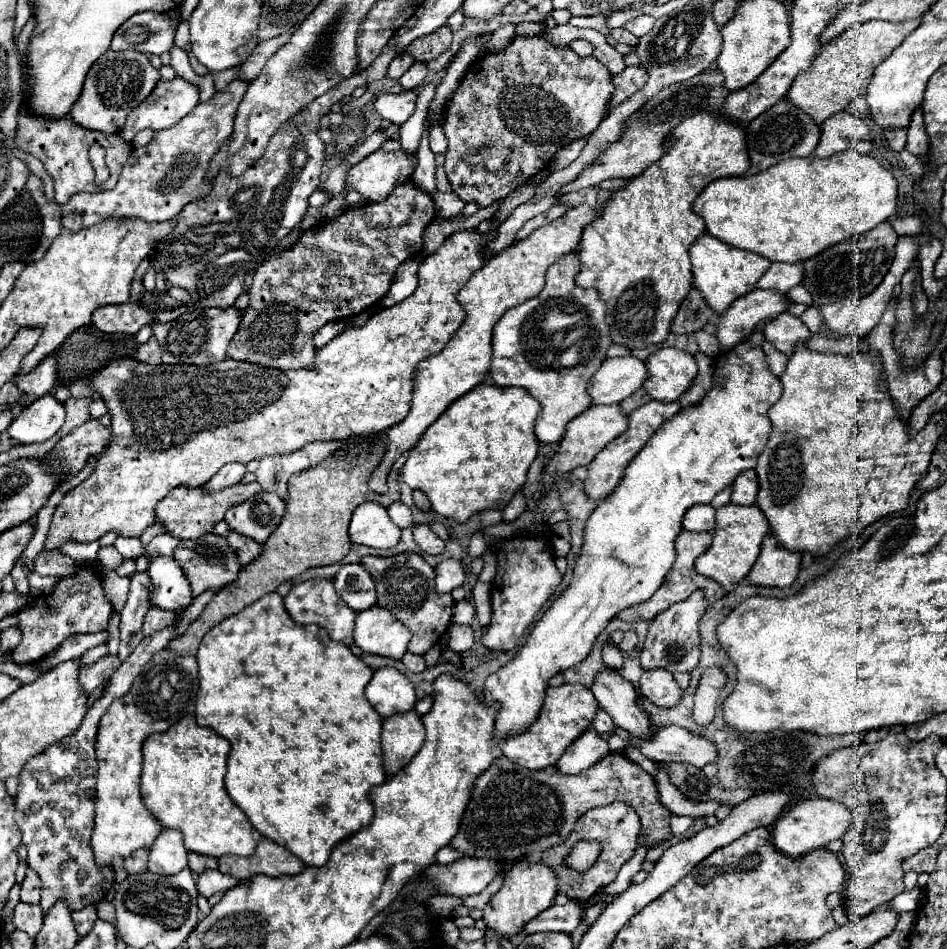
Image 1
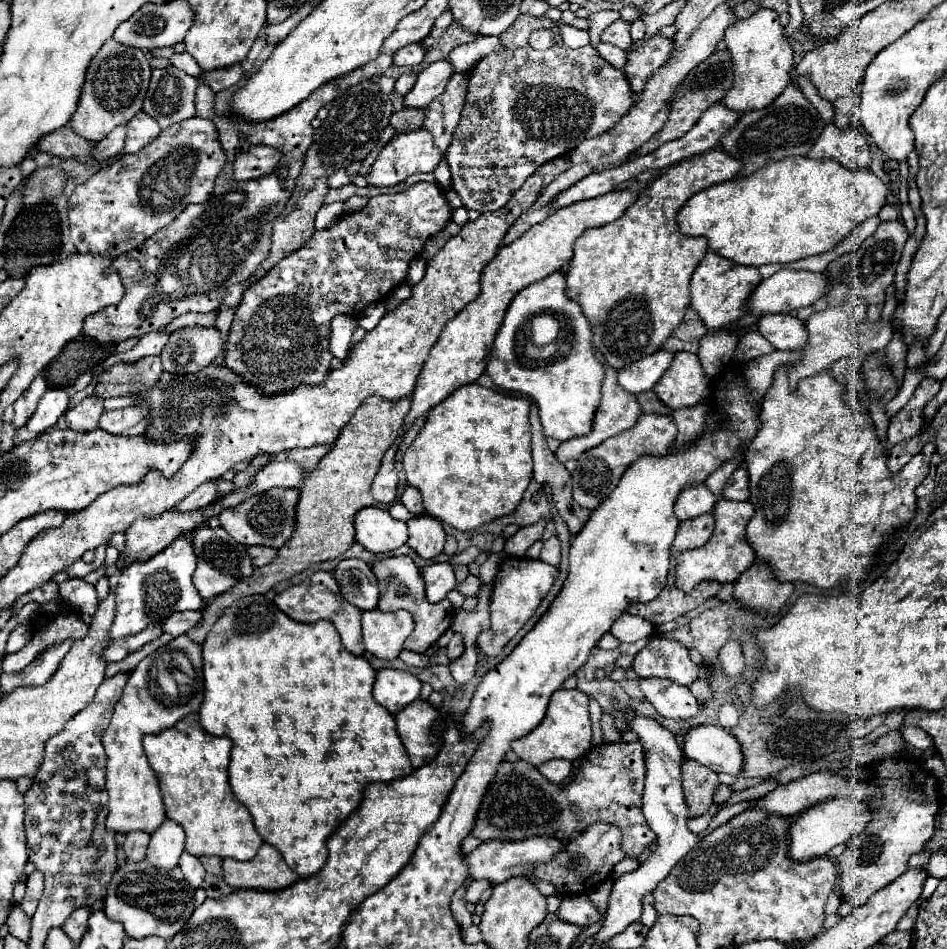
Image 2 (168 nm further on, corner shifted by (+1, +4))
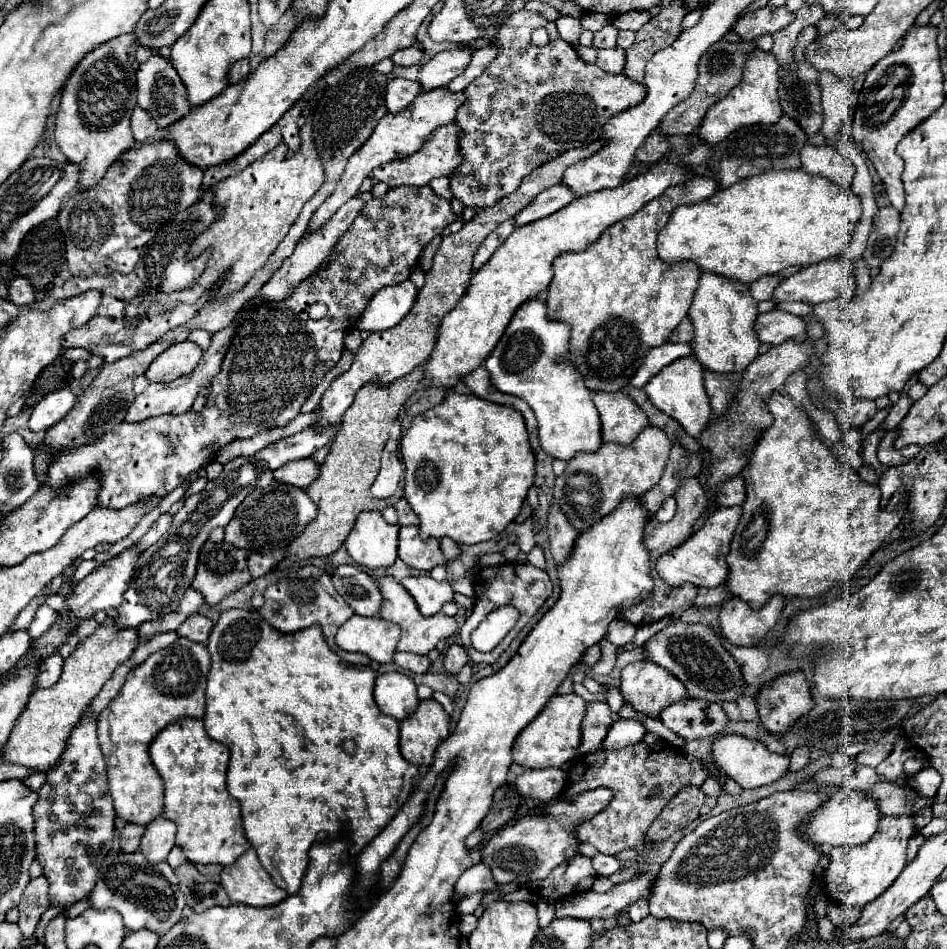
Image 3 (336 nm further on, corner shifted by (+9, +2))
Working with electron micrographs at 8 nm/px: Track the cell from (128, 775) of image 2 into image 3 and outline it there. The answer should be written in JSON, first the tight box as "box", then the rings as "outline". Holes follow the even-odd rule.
{"box":[98,638,210,826],"outline":[[[178,638],[172,648],[158,650],[146,662],[136,666],[128,674],[118,696],[100,712],[100,716],[98,716],[98,740],[100,740],[100,750],[104,754],[104,760],[106,760],[108,790],[110,790],[110,796],[114,800],[116,818],[122,818],[128,824],[146,826],[162,814],[164,784],[162,784],[162,778],[156,772],[156,768],[148,756],[148,744],[156,738],[156,734],[160,730],[174,724],[174,720],[178,722],[186,716],[190,716],[190,718],[202,718],[204,716],[204,690],[206,690],[208,668],[210,668],[210,654],[206,652],[206,646],[192,642],[188,638]]]}

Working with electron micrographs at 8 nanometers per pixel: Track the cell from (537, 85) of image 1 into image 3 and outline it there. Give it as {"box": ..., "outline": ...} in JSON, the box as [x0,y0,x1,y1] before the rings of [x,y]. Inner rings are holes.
{"box":[450,12,644,210],"outline":[[[516,12],[498,30],[498,34],[490,38],[488,46],[496,48],[498,56],[464,90],[466,102],[458,108],[456,114],[456,124],[460,126],[460,154],[464,160],[450,176],[450,190],[466,208],[478,210],[494,206],[500,198],[514,192],[520,186],[522,178],[534,168],[542,166],[562,152],[594,142],[606,120],[644,100],[642,84],[630,80],[624,74],[608,74],[596,64],[584,62],[576,54],[576,50],[560,38],[554,22],[544,20],[538,12]],[[538,26],[546,28],[550,34],[550,42],[542,48],[530,44],[530,32]]]}

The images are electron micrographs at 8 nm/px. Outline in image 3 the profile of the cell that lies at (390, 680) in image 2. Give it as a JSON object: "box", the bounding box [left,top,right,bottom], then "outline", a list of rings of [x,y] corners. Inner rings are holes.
{"box":[374,672,418,720],"outline":[[[402,672],[380,674],[374,686],[374,700],[382,714],[392,716],[396,720],[404,720],[418,706],[416,684],[410,676]]]}

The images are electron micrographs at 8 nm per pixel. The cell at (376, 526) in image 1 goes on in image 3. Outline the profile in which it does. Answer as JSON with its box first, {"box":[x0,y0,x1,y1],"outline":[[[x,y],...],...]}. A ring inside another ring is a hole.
{"box":[344,512,400,568],"outline":[[[362,512],[350,530],[344,548],[362,566],[388,568],[398,558],[398,530],[400,526],[388,524],[380,512]]]}

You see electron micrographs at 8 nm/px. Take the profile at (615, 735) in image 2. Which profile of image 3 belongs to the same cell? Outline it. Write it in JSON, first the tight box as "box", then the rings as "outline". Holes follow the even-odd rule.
{"box":[582,702,612,752],"outline":[[[592,702],[588,704],[584,722],[582,722],[582,748],[588,752],[594,752],[600,748],[610,724],[612,724],[610,708],[606,702]]]}

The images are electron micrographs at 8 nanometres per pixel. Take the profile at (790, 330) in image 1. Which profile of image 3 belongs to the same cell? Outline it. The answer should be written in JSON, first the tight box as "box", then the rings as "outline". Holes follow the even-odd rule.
{"box":[754,310,806,346],"outline":[[[782,310],[758,314],[758,318],[754,322],[754,330],[756,330],[760,342],[772,344],[772,346],[786,342],[788,338],[796,338],[796,340],[806,338],[804,320],[794,314],[782,312]]]}

